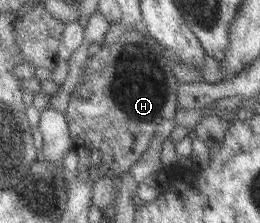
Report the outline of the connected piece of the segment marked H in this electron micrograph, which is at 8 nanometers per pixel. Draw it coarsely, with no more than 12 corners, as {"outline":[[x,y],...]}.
{"outline":[[133,28],[90,56],[64,113],[80,181],[121,179],[179,82]]}

